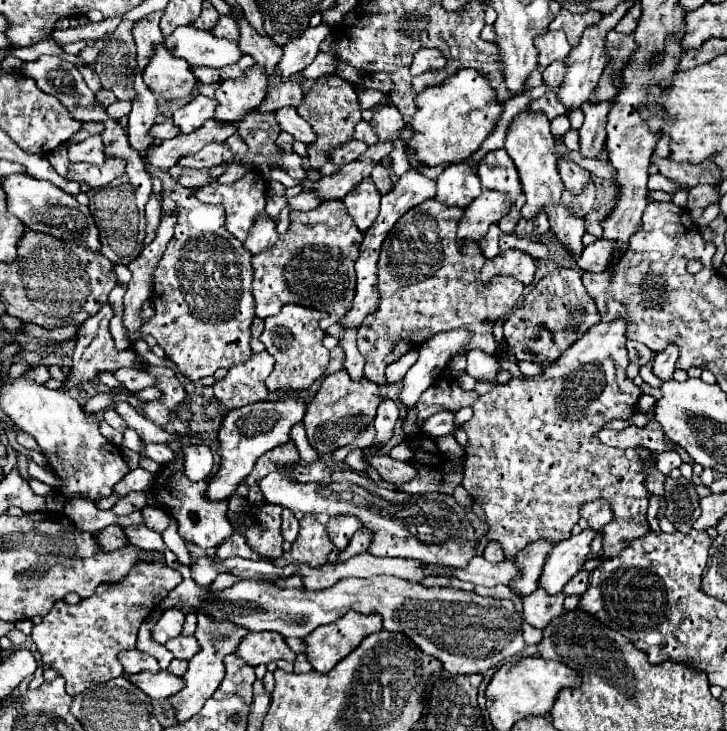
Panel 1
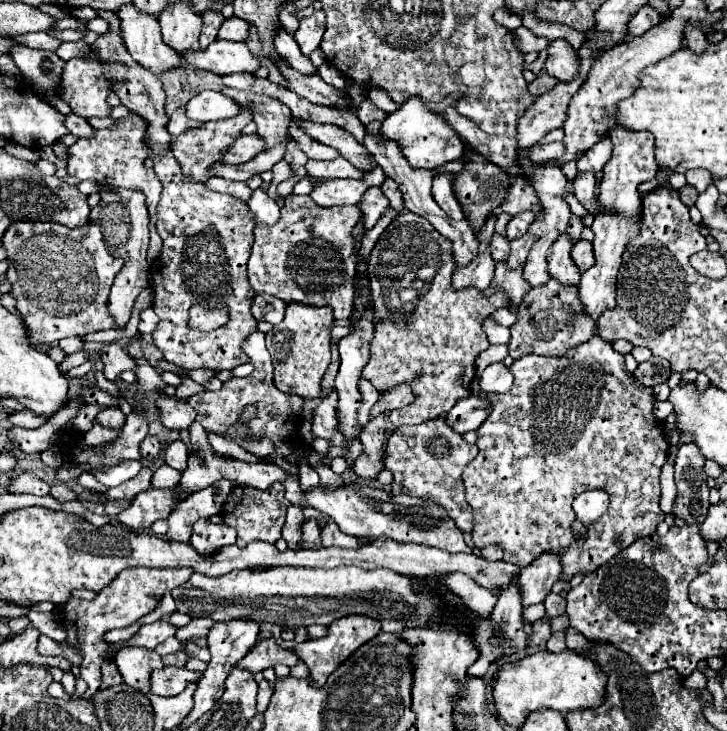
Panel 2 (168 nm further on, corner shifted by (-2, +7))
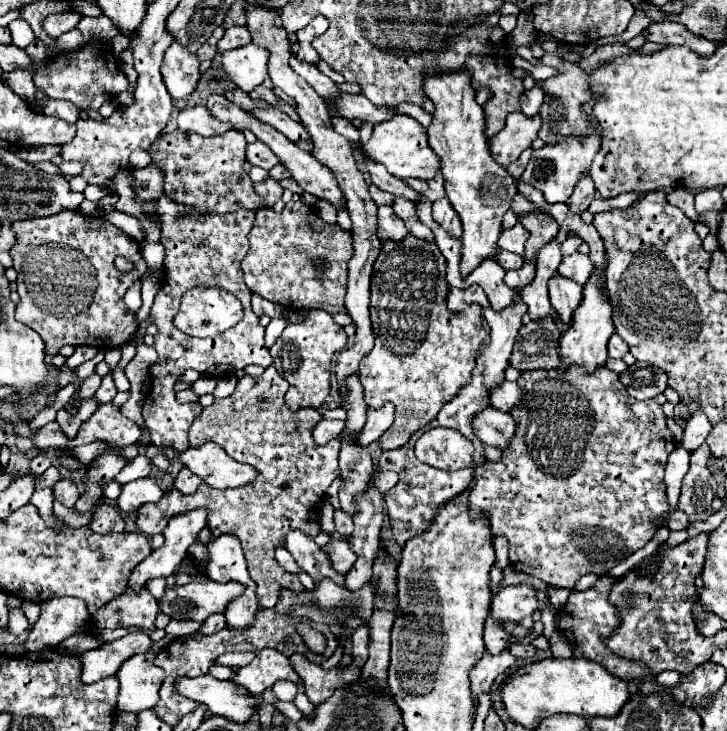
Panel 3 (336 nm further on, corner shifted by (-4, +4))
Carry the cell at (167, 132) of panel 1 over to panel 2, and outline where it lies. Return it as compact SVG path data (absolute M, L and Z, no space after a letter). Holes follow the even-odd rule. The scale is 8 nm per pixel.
M182 106L182 108L178 108L178 110L170 116L168 132L170 132L172 136L180 136L184 130L188 130L188 128L196 128L196 126L202 126L202 124L190 120L190 118L186 116L186 108Z

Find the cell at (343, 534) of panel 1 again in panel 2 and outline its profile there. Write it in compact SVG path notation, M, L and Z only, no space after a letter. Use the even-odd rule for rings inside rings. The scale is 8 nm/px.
M328 522L322 528L322 546L340 546L340 548L356 548L358 540L354 536L348 536L340 532L340 528L334 522Z

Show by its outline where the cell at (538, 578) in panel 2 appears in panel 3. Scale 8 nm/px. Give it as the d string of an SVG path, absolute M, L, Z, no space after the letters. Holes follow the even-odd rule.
M526 583L500 589L500 593L492 597L492 613L494 619L500 623L504 621L518 623L520 619L530 617L536 609L538 609L536 589Z

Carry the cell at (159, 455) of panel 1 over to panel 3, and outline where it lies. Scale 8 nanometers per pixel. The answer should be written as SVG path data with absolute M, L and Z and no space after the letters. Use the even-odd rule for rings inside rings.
M182 467L180 473L176 475L176 481L174 481L174 487L182 493L194 493L198 489L198 485L202 483L200 477L196 477L188 467Z

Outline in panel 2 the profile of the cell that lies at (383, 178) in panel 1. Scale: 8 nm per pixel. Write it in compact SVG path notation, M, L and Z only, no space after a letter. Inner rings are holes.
M386 178L386 182L382 184L382 192L384 192L384 196L390 200L390 206L396 208L398 214L404 214L404 212L406 212L406 208L404 208L404 200L402 200L402 194L400 194L396 182L392 182L390 178Z

